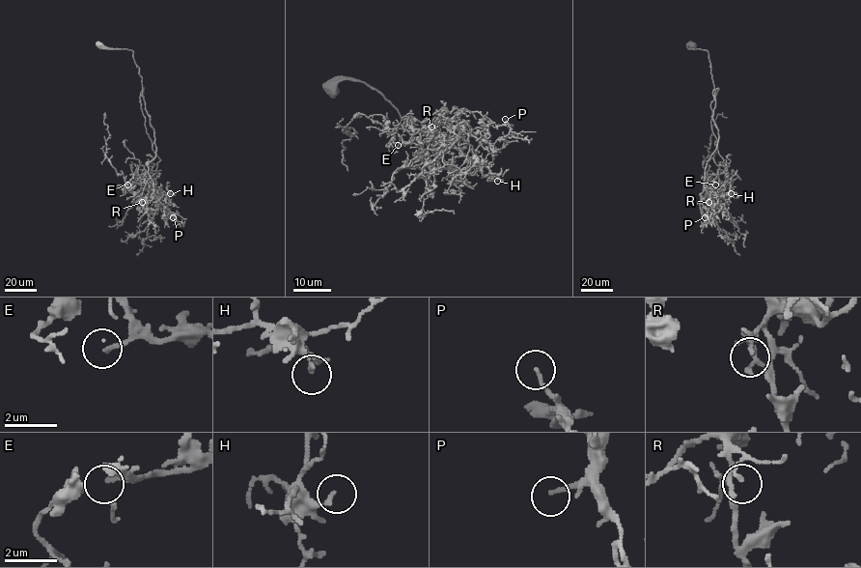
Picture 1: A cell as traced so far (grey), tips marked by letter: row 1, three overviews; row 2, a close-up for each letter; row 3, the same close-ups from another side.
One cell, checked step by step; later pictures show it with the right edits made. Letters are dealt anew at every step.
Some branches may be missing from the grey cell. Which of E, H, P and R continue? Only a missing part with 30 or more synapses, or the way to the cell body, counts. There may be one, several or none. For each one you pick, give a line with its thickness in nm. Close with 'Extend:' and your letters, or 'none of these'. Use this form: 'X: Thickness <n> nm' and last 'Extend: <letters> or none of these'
E: Thickness 150 nm
Extend: E

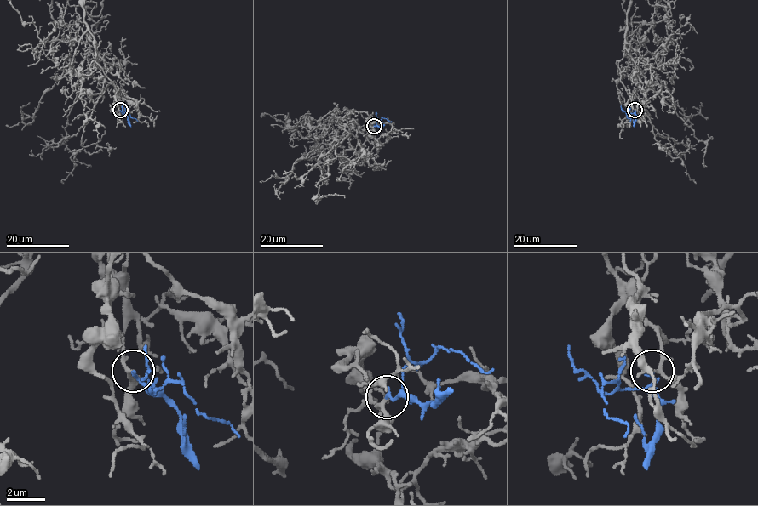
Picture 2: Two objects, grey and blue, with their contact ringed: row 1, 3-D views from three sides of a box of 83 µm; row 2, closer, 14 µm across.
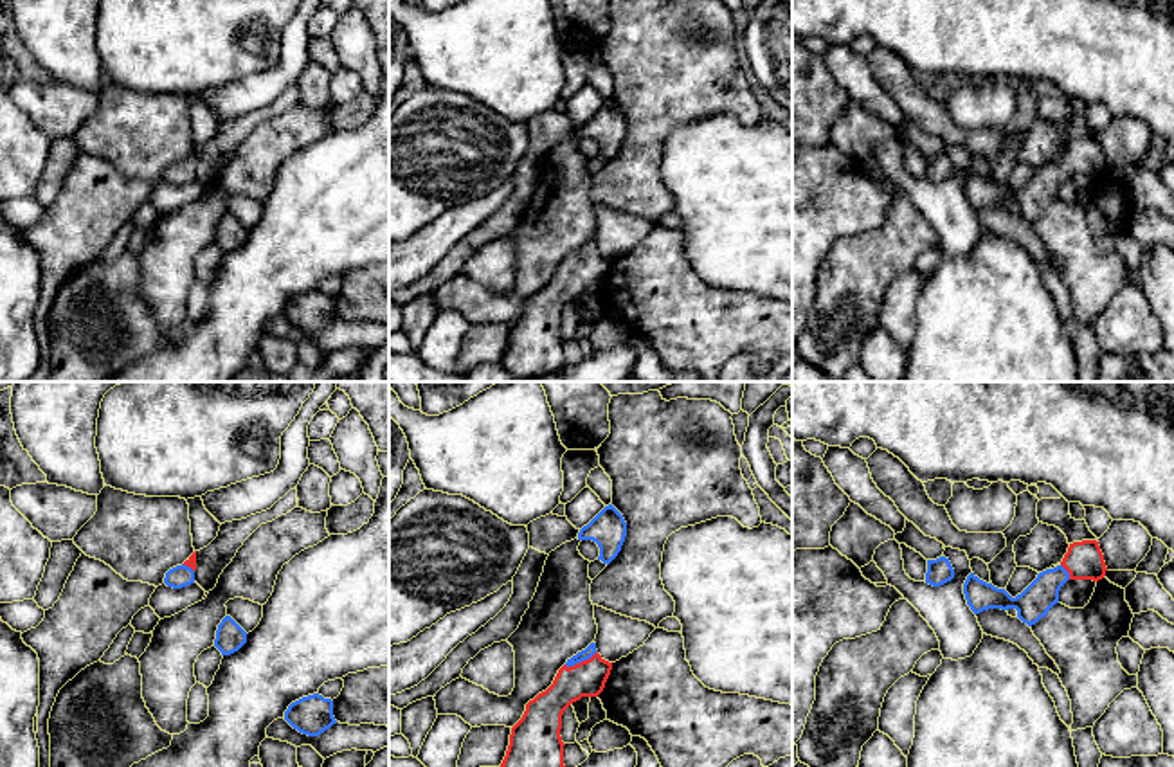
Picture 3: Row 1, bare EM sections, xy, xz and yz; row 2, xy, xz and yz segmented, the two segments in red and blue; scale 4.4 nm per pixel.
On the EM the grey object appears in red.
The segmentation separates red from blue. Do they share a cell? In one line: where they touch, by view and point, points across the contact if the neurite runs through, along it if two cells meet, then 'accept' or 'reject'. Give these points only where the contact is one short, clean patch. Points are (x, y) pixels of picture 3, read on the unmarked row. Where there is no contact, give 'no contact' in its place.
meets red in xz at (582, 258); runs through xz (586, 276), (582, 258), (586, 251); accept

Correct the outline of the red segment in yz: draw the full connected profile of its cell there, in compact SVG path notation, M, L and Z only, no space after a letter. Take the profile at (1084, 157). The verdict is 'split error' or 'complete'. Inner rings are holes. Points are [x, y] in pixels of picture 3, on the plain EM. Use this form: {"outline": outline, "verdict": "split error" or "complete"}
{"outline": "M1097 137L1073 139L1062 158L1037 171L1037 175L1016 194L1005 185L980 176L971 169L963 180L967 202L974 211L989 205L1016 205L1017 214L1028 223L1035 221L1059 200L1059 187L1068 176L1093 176L1106 173L1106 158Z", "verdict": "split error"}

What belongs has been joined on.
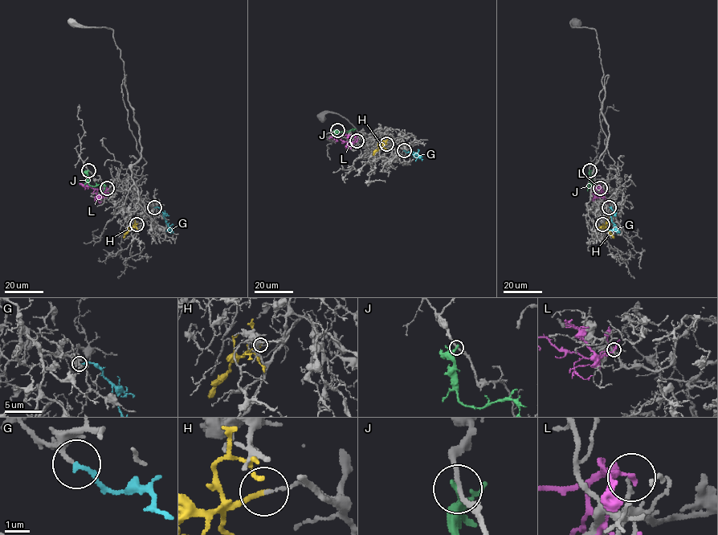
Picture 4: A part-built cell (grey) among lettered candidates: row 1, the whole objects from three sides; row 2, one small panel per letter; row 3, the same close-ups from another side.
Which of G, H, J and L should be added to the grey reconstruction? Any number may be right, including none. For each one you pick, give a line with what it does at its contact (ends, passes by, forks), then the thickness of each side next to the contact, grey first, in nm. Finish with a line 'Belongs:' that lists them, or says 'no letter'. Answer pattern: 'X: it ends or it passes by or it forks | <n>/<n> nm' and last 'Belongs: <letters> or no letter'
G: it ends | 240/200 nm
Belongs: G

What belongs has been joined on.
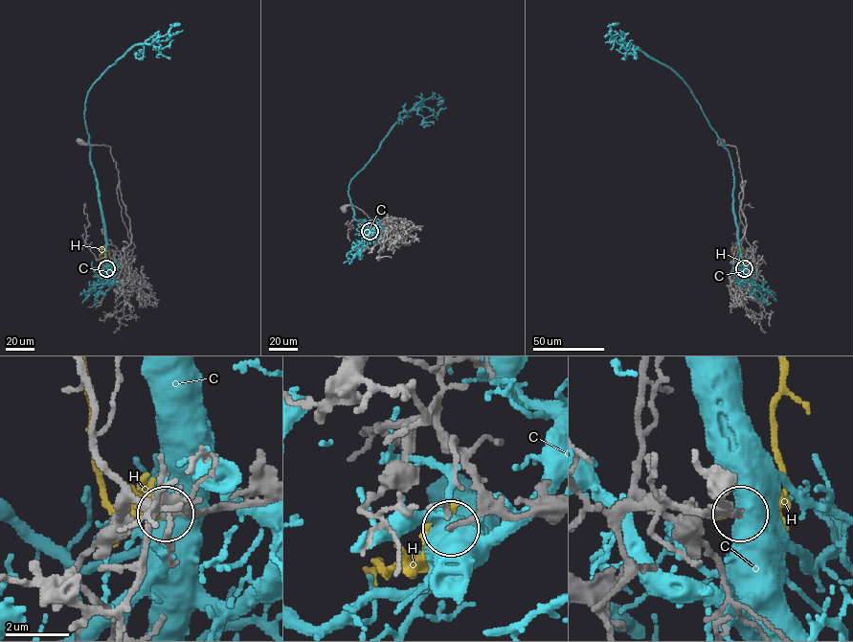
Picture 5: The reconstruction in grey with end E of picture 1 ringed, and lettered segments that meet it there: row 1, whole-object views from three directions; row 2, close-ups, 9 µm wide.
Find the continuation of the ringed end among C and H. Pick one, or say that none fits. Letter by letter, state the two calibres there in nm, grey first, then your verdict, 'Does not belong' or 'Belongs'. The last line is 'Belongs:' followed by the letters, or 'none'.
C: Thickness 180 nm (grey) against 750 nm. Does not belong
H: Thickness 160 nm (grey) against 320 nm. Belongs
Belongs: H

